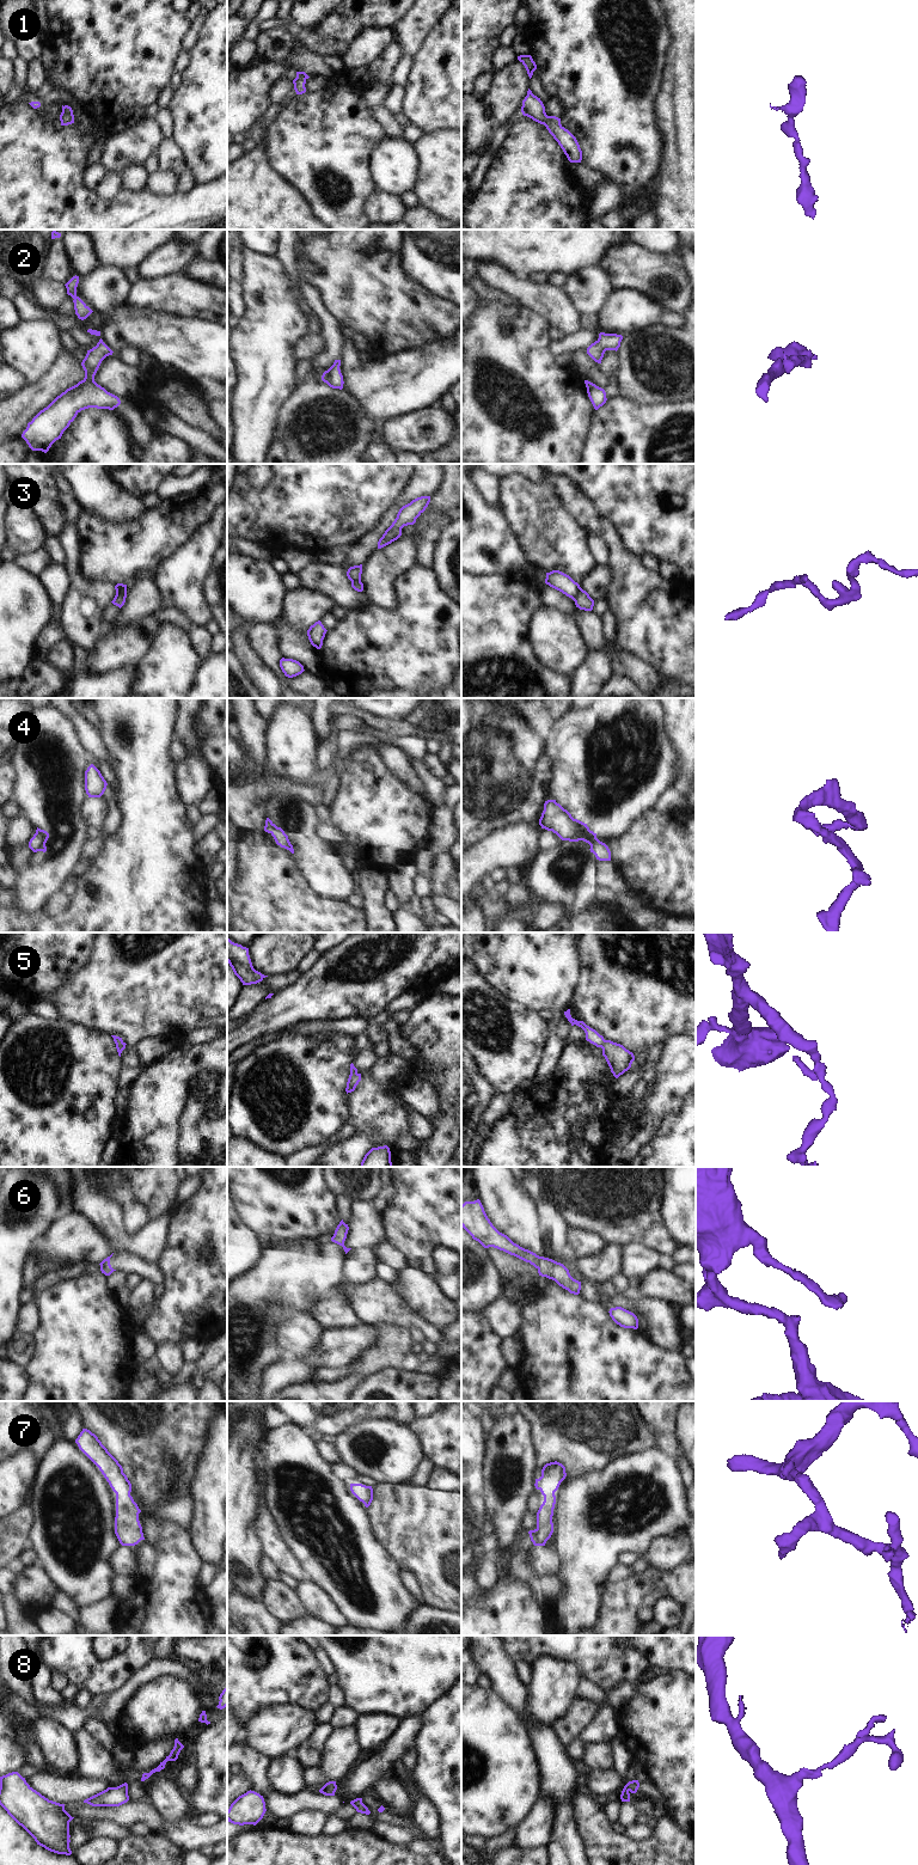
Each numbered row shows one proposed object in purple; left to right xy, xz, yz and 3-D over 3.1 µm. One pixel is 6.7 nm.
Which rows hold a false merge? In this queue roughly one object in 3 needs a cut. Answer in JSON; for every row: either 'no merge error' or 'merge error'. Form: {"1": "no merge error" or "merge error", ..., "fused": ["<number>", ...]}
{"1": "no merge error", "2": "no merge error", "3": "merge error", "4": "no merge error", "5": "no merge error", "6": "no merge error", "7": "no merge error", "8": "no merge error", "fused": ["3"]}

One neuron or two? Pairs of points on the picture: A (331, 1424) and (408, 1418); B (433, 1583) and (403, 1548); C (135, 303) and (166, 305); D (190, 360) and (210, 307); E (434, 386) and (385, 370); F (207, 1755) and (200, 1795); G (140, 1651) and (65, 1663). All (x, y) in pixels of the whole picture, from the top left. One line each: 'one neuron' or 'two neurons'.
A: one neuron
B: one neuron
C: one neuron
D: two neurons
E: one neuron
F: one neuron
G: one neuron

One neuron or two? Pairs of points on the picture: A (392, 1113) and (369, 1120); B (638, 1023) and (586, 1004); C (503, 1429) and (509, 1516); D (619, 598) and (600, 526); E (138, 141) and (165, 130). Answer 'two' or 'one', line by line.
A: one
B: one
C: one
D: one
E: two

